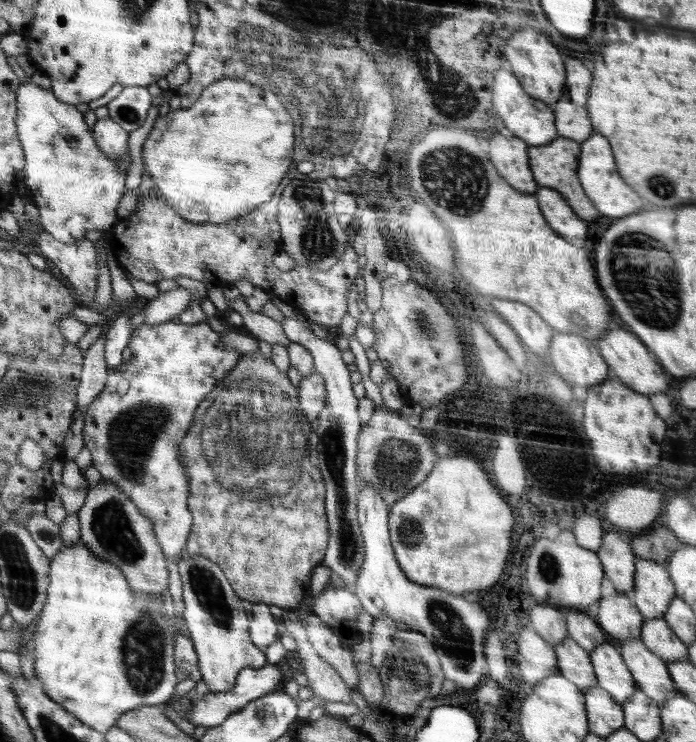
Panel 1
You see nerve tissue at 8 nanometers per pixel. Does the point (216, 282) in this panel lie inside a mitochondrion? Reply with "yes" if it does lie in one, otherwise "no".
no

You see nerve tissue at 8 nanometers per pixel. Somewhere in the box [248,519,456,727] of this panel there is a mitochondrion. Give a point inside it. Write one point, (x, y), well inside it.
(408, 677)

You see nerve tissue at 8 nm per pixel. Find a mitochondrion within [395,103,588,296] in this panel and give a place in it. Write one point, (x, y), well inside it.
(455, 178)

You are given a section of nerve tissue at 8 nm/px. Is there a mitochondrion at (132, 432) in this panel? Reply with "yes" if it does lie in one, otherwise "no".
yes

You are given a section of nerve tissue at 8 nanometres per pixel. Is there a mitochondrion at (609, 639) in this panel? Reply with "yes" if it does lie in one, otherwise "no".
no

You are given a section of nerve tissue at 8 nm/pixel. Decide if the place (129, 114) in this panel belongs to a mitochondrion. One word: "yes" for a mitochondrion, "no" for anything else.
yes

